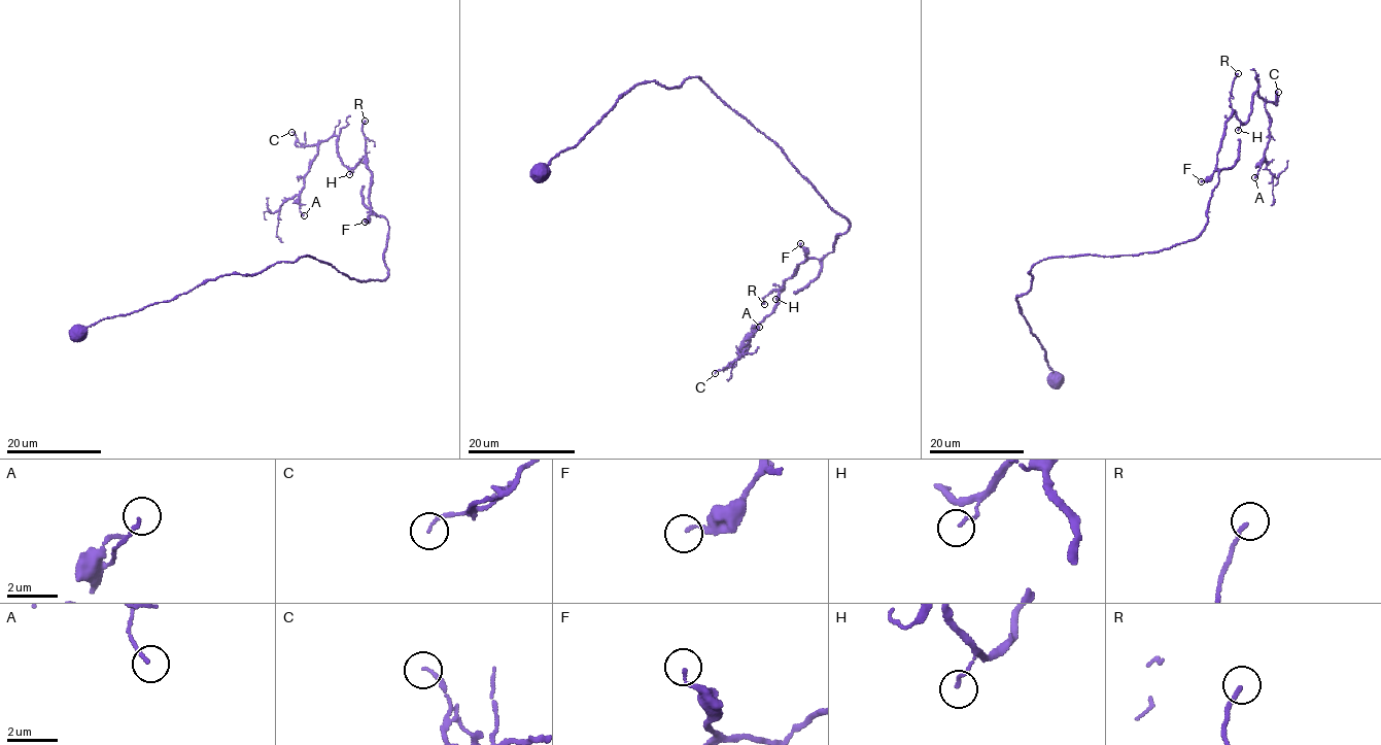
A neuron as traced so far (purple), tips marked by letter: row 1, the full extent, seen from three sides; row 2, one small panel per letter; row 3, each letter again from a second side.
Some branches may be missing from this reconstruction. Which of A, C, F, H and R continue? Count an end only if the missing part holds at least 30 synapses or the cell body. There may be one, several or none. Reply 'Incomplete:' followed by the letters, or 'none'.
Incomplete: none

